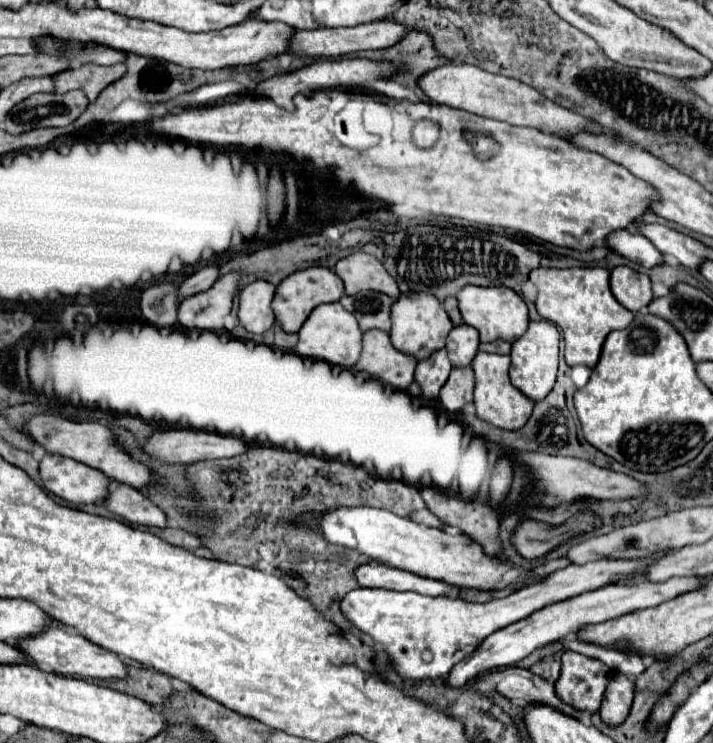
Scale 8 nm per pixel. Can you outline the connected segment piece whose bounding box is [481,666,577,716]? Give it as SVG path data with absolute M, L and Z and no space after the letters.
M509 666L505 670L495 670L495 672L487 672L481 676L481 682L497 682L495 690L505 696L509 702L515 704L533 704L533 702L543 702L549 706L555 706L559 710L565 710L565 714L573 714L577 716L577 712L563 704L553 690L553 684L547 684L543 678L531 674L529 670L517 668L517 666Z

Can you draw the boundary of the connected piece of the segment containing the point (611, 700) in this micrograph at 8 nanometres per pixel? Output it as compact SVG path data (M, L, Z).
M617 674L605 690L601 710L599 710L601 720L607 726L625 722L625 718L629 716L629 710L631 710L631 702L633 702L633 682L627 676Z

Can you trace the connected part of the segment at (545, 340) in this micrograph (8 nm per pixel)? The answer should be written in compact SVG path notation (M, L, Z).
M531 322L527 332L513 344L511 350L511 384L533 402L541 402L553 388L559 362L559 332L551 322Z

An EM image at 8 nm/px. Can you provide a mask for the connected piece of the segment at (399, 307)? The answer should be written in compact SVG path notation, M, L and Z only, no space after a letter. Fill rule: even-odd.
M401 294L399 300L391 306L391 342L397 350L405 354L413 354L417 360L427 358L435 350L445 346L447 334L453 328L453 322L449 320L445 308L433 294Z

